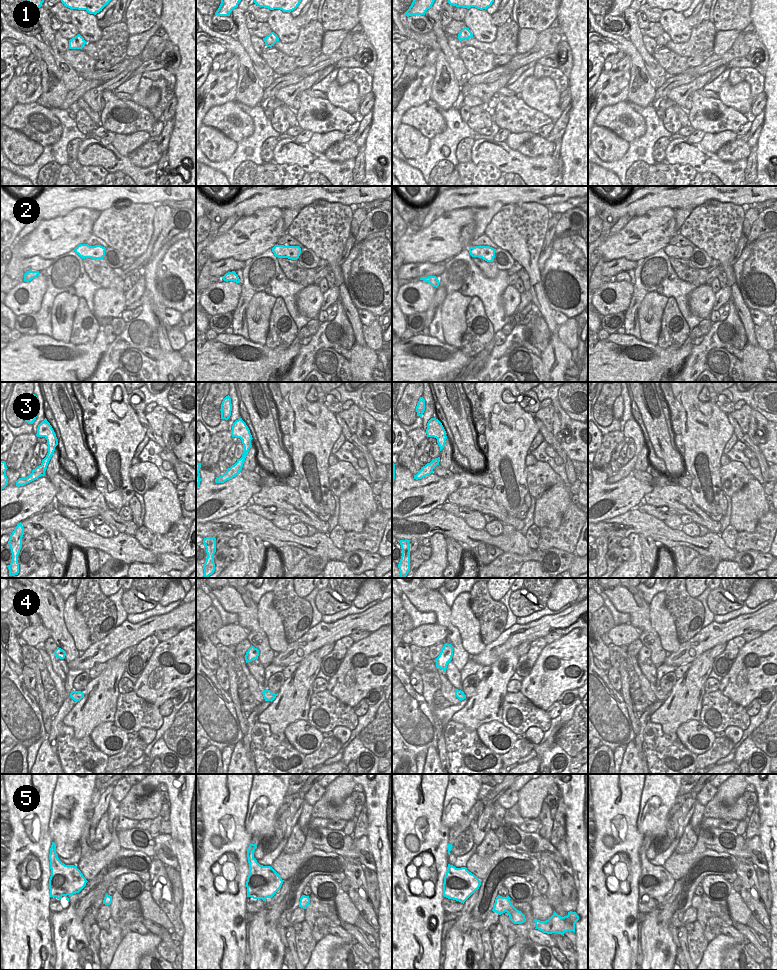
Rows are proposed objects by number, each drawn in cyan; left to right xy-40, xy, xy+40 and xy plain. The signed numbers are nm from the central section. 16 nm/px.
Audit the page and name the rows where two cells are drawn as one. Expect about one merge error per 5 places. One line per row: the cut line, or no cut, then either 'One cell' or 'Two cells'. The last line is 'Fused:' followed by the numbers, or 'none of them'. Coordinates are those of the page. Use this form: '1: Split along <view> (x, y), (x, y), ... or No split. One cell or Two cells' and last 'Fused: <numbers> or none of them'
1: No split. One cell
2: No split. One cell
3: Split along xy (237, 460), (240, 470). Two cells
4: No split. One cell
5: No split. One cell
Fused: 3

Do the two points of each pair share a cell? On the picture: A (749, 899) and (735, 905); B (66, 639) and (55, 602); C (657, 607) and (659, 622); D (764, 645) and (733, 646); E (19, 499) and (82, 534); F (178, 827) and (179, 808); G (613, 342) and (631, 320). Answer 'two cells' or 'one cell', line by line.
A: two cells
B: one cell
C: one cell
D: two cells
E: two cells
F: one cell
G: two cells

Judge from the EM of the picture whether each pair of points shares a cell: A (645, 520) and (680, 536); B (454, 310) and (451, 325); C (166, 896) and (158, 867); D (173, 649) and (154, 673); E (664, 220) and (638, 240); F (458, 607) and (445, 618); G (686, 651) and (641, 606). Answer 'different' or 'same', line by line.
A: same
B: same
C: same
D: same
E: same
F: different
G: different

